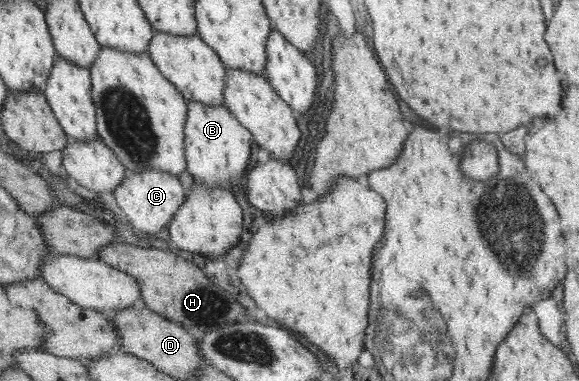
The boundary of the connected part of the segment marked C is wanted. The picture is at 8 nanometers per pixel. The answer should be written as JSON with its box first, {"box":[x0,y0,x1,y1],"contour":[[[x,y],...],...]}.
{"box":[113,169,184,238],"contour":[[[160,169],[149,171],[126,172],[124,182],[113,192],[120,210],[126,214],[128,222],[140,235],[153,238],[154,234],[170,224],[173,216],[184,203],[184,188],[176,175]]]}

